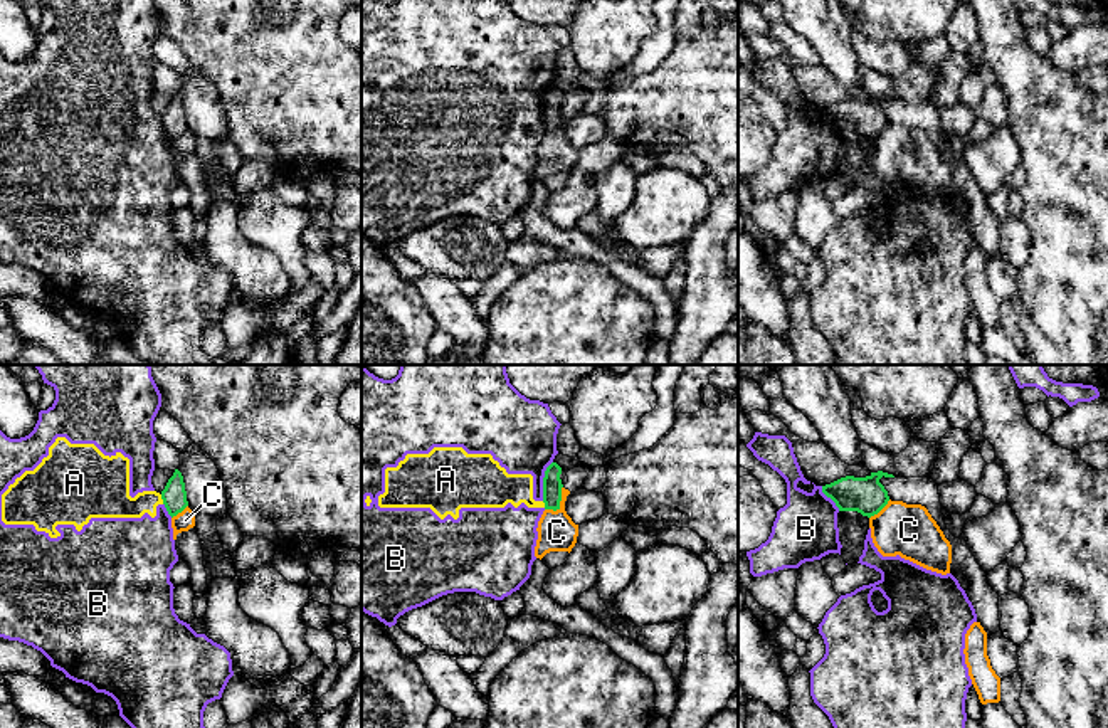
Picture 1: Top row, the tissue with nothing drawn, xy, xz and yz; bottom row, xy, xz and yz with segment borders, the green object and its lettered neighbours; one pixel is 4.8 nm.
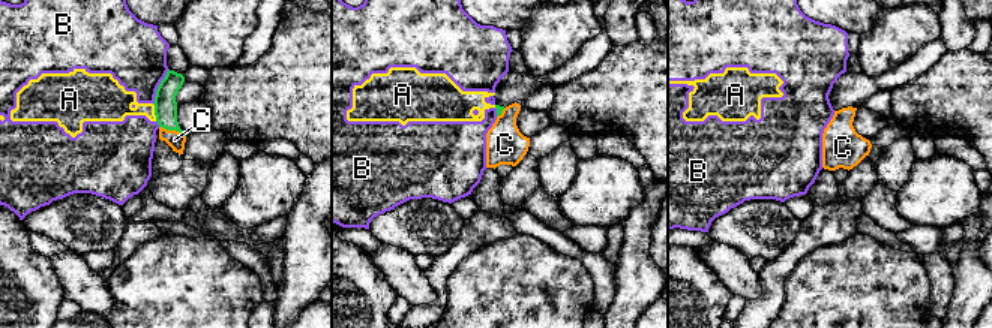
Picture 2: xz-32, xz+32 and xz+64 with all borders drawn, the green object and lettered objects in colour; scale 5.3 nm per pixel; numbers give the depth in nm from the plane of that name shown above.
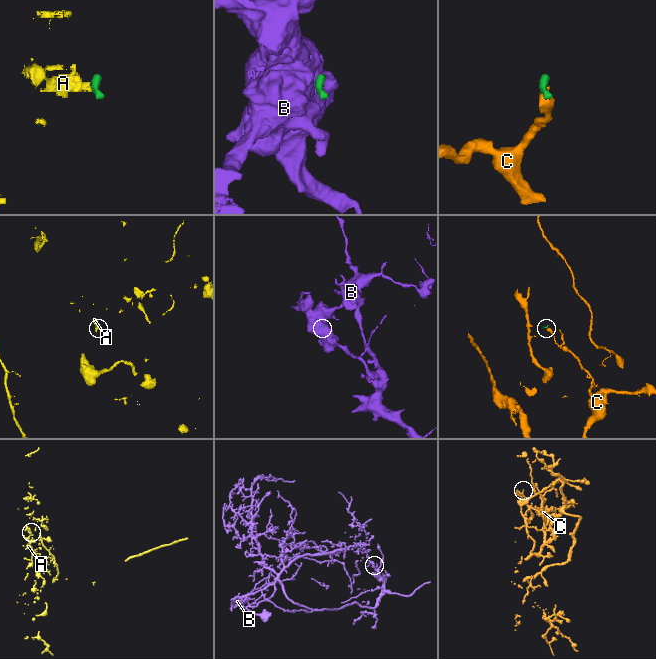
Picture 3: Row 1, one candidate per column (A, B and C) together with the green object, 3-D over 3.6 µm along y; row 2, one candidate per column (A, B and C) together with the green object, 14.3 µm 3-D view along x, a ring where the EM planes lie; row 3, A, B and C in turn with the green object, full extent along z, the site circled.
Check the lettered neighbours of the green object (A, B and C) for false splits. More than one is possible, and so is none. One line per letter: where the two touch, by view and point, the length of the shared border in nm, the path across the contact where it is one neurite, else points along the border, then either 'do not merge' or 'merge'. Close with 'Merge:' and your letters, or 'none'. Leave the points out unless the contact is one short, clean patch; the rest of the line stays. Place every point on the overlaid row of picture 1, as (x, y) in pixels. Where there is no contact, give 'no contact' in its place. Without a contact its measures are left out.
A: contact xy (162, 498); length 50 nm; border xy (160, 495), (163, 503); do not merge
B: contact xz (543, 481); length 200 nm; border xz (552, 461), (545, 471), (542, 500); do not merge
C: contact xz (559, 503); length 150 nm; border xz (562, 486), (560, 505), (555, 510), (545, 510); do not merge
Merge: none

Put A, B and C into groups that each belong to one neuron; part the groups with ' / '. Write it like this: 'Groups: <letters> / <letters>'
Groups: A B / C

